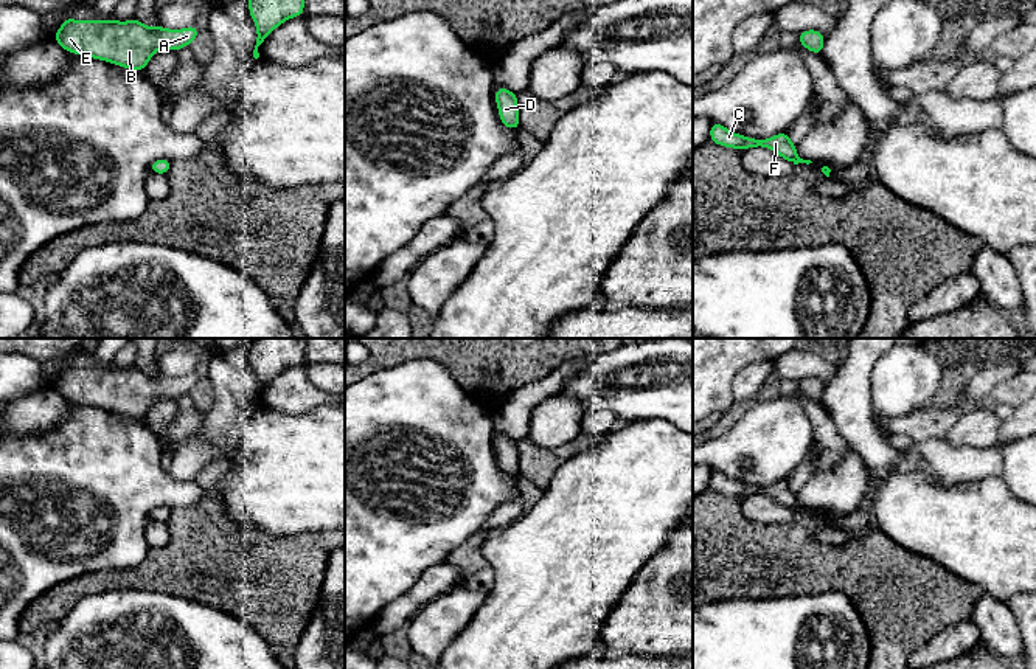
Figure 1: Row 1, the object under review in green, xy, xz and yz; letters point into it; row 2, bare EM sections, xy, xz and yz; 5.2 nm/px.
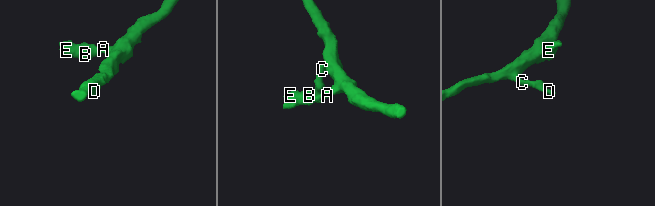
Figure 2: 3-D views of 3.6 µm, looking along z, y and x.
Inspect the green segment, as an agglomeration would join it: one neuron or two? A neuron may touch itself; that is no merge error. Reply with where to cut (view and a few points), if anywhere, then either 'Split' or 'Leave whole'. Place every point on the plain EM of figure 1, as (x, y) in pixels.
No split. Leave whole

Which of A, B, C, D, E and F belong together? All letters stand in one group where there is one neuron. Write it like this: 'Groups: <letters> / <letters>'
Groups: A B C D E F

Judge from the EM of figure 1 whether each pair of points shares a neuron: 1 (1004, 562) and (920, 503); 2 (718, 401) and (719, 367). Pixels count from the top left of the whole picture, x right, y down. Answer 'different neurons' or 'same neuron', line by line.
1: same neuron
2: same neuron

